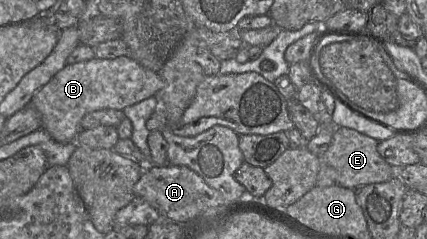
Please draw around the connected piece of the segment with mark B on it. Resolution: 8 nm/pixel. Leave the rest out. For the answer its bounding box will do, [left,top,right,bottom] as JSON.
[29,56,163,143]

